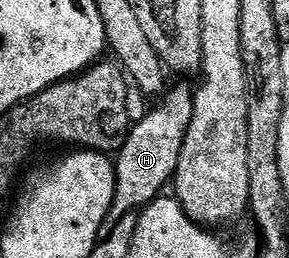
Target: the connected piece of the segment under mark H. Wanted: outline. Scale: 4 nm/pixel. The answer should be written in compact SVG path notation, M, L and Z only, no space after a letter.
M186 85L171 86L161 98L158 109L151 108L147 115L137 120L131 128L125 145L118 152L115 160L117 173L116 193L113 195L113 204L109 207L105 220L101 222L99 240L107 240L112 235L116 225L125 216L140 211L147 204L153 203L165 185L173 180L178 168L180 150L188 125L191 124L192 109L194 108L193 88Z

